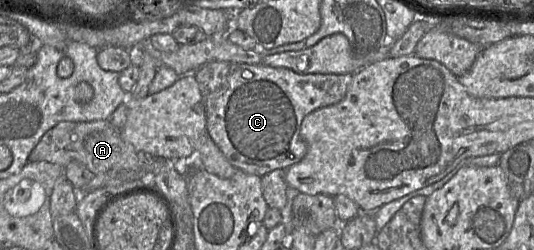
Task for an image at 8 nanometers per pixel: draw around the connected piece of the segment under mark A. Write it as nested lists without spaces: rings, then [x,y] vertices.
[[[110,120],[62,121],[42,136],[30,153],[28,161],[46,161],[64,168],[72,161],[79,161],[97,175],[113,170],[141,170],[142,155],[123,139],[120,129]]]

